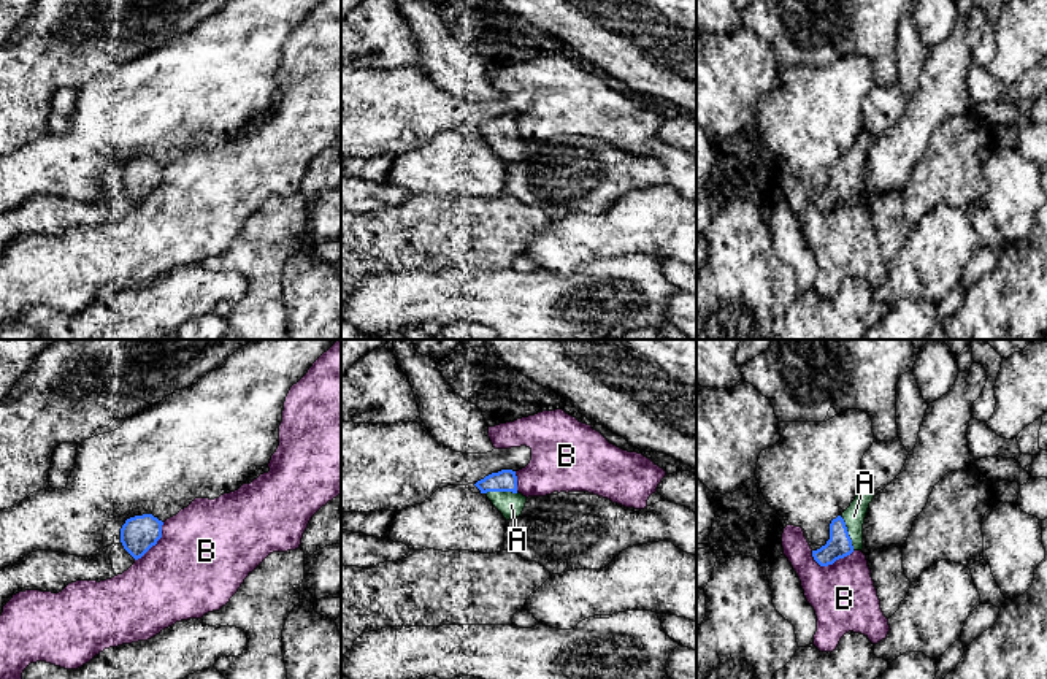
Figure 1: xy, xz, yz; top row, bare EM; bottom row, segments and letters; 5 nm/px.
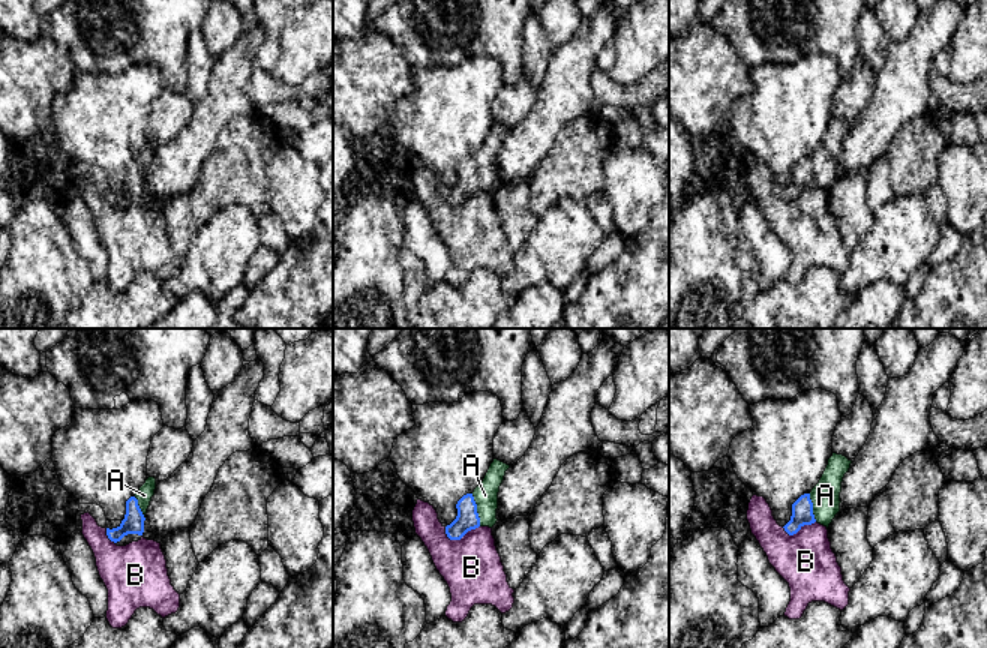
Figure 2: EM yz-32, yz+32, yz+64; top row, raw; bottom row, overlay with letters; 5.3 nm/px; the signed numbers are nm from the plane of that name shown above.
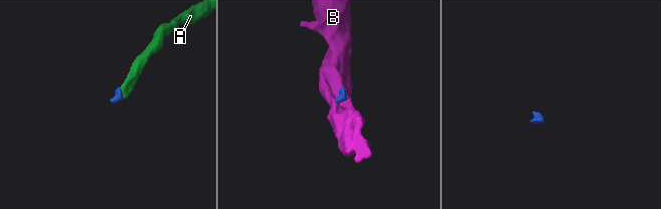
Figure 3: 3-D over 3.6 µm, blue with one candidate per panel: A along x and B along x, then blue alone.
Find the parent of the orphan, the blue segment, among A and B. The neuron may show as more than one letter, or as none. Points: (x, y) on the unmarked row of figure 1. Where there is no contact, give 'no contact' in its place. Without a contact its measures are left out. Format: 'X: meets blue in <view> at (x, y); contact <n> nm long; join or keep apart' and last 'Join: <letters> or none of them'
A: meets blue in yz at (847, 178); contact 190 nm long; join
B: meets blue in yz at (832, 208); contact 220 nm long; keep apart
Join: A

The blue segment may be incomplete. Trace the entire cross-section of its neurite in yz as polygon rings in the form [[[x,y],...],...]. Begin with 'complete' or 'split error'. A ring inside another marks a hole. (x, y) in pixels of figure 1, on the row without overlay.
split error; [[[860,132],[850,151],[830,168],[830,184],[825,190],[812,195],[814,205],[820,211],[833,209],[836,205],[863,194],[863,168],[874,138],[868,132]]]

